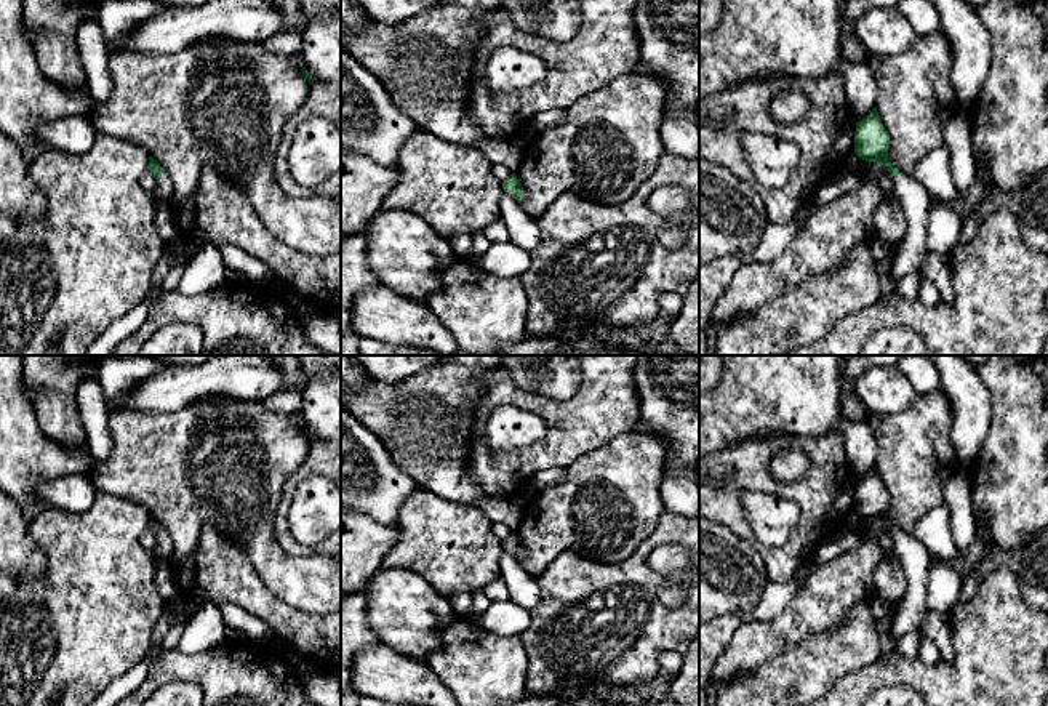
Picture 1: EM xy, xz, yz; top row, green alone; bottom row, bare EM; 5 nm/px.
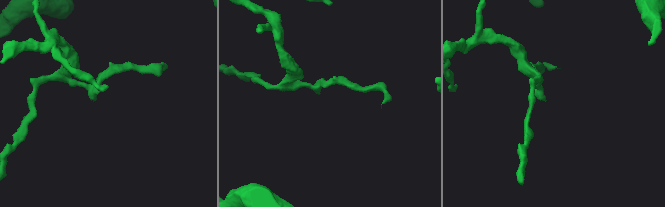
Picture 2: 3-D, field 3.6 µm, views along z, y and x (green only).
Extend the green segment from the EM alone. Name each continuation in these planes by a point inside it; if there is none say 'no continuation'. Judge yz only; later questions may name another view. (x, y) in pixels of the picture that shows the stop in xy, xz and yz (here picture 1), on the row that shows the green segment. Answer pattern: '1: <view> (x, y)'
1: yz (912, 196)

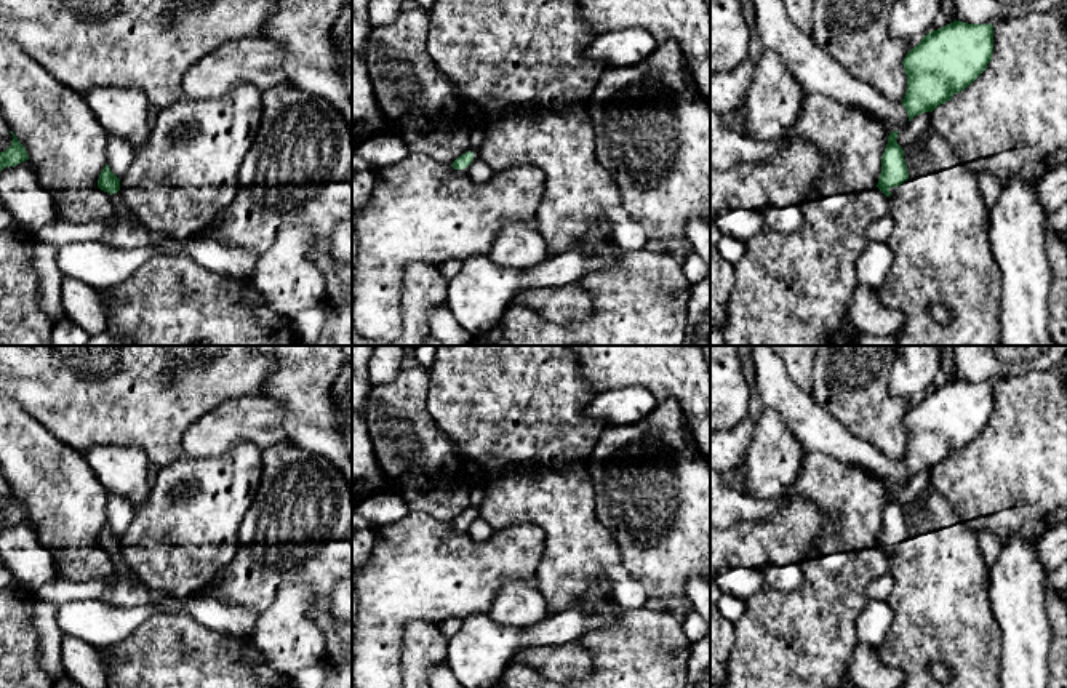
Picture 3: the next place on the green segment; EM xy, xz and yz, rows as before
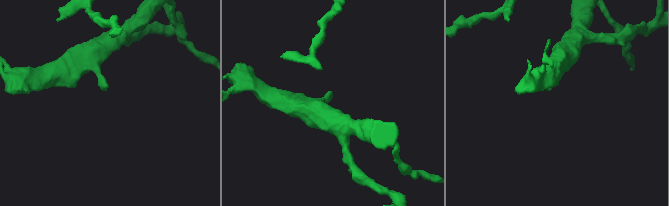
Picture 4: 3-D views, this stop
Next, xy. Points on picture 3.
1: xy (119, 205)

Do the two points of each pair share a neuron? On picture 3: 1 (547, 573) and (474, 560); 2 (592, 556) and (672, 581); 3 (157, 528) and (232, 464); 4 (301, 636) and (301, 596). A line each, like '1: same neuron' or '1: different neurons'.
1: different neurons
2: different neurons
3: same neuron
4: same neuron

